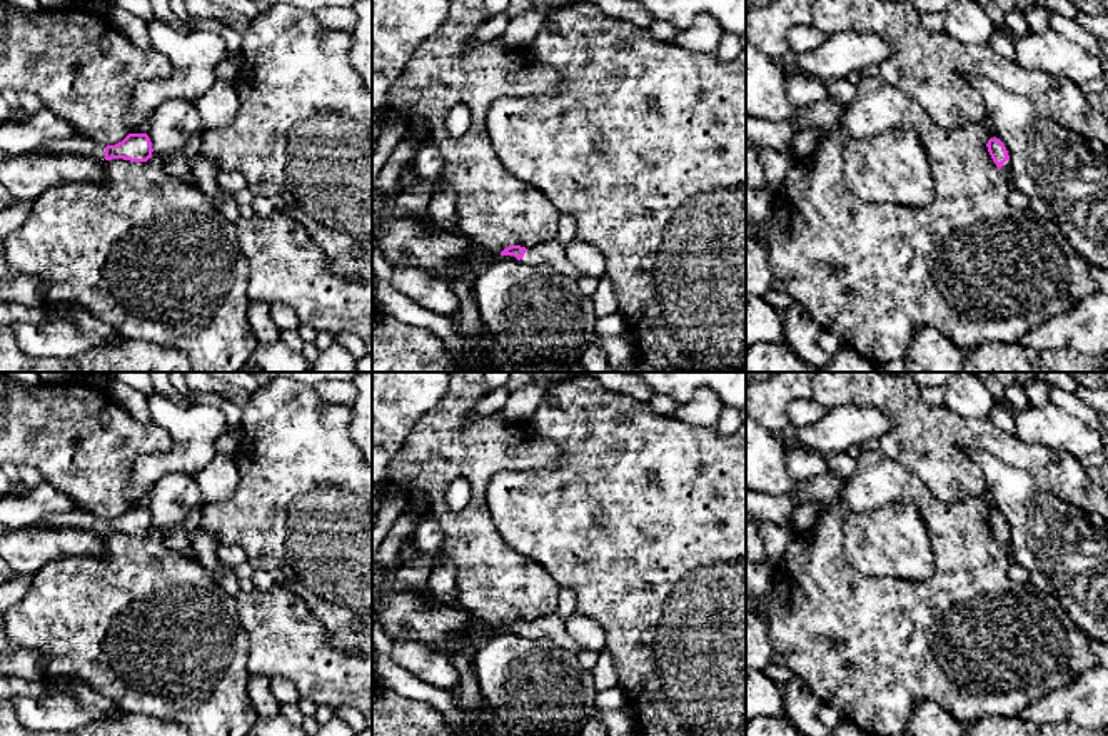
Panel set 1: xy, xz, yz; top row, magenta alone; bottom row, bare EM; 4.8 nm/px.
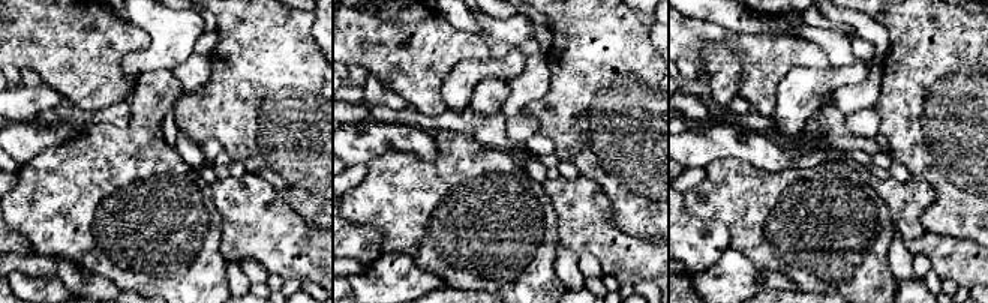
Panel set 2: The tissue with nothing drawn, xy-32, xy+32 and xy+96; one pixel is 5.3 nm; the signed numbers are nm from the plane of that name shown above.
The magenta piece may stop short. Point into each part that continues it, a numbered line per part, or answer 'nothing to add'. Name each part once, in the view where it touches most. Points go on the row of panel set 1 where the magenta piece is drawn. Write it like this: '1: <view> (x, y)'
1: xz (481, 257)

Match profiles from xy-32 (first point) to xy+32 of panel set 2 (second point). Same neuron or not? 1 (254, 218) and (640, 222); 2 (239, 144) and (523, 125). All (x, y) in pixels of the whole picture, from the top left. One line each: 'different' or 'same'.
1: different
2: different

